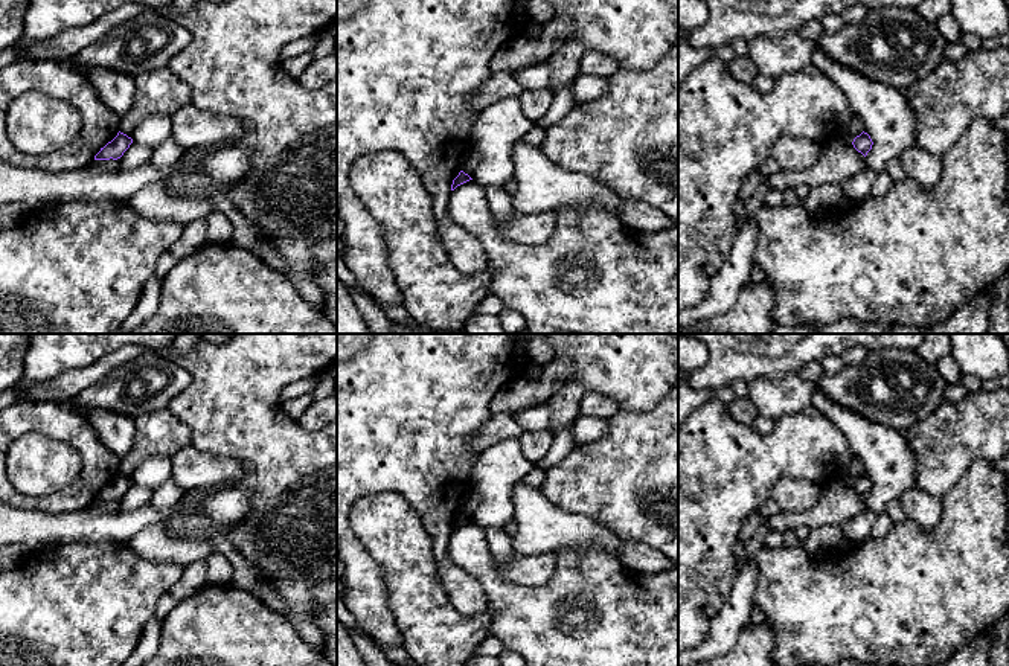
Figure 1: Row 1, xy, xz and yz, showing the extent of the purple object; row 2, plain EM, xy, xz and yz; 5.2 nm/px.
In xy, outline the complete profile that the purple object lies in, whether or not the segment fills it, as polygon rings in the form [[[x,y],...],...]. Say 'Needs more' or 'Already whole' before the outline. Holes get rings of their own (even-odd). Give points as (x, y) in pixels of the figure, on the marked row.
Already whole. [[[119,131],[111,142],[101,148],[101,151],[94,155],[94,160],[117,160],[123,155],[131,143],[133,139]]]

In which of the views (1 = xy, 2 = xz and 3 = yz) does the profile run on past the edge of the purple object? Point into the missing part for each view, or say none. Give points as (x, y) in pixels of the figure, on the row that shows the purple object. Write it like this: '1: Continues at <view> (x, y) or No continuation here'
1: No continuation here
2: No continuation here
3: No continuation here

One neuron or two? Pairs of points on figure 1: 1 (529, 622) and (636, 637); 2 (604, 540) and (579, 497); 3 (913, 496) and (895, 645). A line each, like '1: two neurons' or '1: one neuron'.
1: one neuron
2: two neurons
3: two neurons

